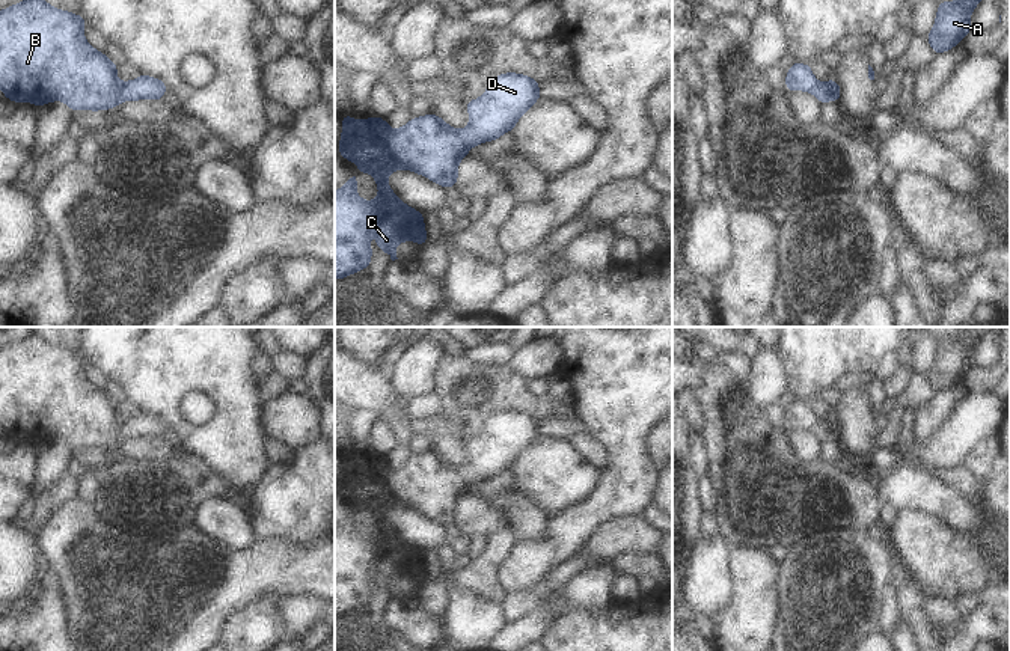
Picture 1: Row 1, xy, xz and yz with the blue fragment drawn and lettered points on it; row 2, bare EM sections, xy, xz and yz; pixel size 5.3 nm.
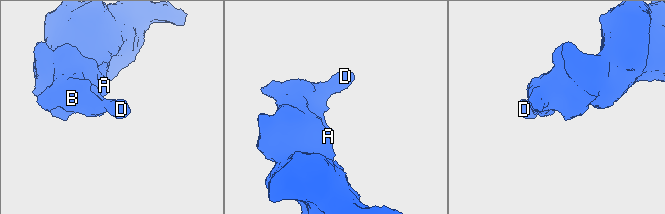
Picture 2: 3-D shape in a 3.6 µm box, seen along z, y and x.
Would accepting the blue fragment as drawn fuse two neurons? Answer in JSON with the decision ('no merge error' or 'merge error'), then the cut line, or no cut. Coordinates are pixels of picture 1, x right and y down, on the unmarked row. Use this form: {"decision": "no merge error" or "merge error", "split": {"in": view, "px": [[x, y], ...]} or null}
{"decision": "no merge error", "split": null}

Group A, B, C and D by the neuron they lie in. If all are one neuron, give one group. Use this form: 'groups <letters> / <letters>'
groups A B C D

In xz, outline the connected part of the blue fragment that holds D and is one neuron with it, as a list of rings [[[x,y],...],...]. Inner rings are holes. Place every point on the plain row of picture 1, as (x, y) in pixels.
[[[502,410],[487,423],[485,429],[466,439],[469,463],[457,467],[445,460],[439,452],[428,451],[410,458],[398,467],[393,467],[386,457],[371,454],[368,457],[353,457],[351,452],[342,452],[342,470],[339,475],[338,491],[360,506],[335,529],[335,618],[366,607],[371,603],[372,586],[369,574],[374,570],[377,583],[381,589],[396,595],[396,582],[415,579],[418,583],[428,580],[424,550],[404,541],[387,520],[387,514],[395,508],[415,509],[442,526],[457,524],[458,502],[470,491],[473,484],[484,479],[496,479],[505,470],[513,470],[520,455],[540,437],[540,419],[520,410]],[[369,511],[378,526],[374,538],[363,538],[357,532],[357,514]]]

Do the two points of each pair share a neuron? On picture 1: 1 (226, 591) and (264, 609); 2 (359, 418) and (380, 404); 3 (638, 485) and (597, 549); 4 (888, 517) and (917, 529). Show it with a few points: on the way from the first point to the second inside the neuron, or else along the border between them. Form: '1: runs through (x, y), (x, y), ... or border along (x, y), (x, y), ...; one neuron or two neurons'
1: border along (281, 595), (264, 595), (252, 602), (225, 626); two neurons
2: border along (355, 409), (370, 409), (379, 418); two neurons
3: border along (639, 514), (612, 519), (588, 540); two neurons
4: border along (899, 511), (887, 529); two neurons

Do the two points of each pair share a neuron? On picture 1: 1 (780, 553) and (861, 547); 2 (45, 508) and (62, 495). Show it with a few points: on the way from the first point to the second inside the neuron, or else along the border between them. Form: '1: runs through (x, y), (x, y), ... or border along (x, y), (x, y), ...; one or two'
1: border along (789, 549), (780, 567); two
2: runs through (50, 504), (58, 496); one

